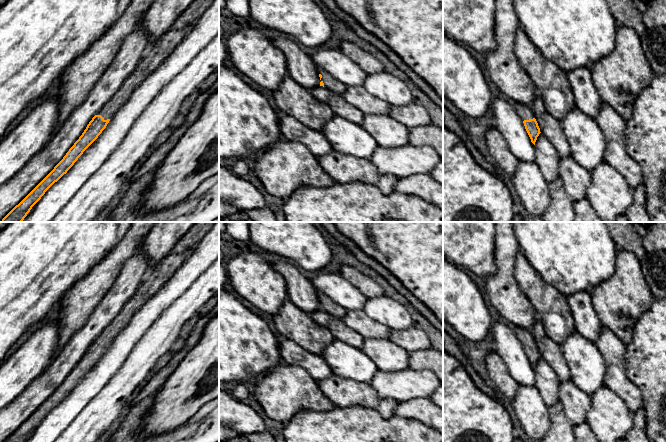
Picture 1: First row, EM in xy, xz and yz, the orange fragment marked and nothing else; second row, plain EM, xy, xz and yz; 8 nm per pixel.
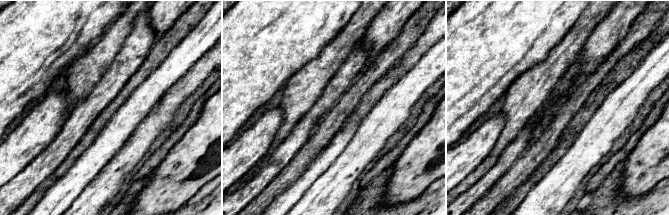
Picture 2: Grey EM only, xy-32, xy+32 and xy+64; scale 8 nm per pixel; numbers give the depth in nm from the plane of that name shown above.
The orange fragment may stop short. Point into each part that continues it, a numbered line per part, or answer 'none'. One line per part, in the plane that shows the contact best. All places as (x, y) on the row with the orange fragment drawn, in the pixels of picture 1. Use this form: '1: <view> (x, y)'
1: xz (331, 83)

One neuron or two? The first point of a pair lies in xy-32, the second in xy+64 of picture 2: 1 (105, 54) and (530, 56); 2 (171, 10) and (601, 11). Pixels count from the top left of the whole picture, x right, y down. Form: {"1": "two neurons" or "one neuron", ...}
{"1": "two neurons", "2": "two neurons"}

